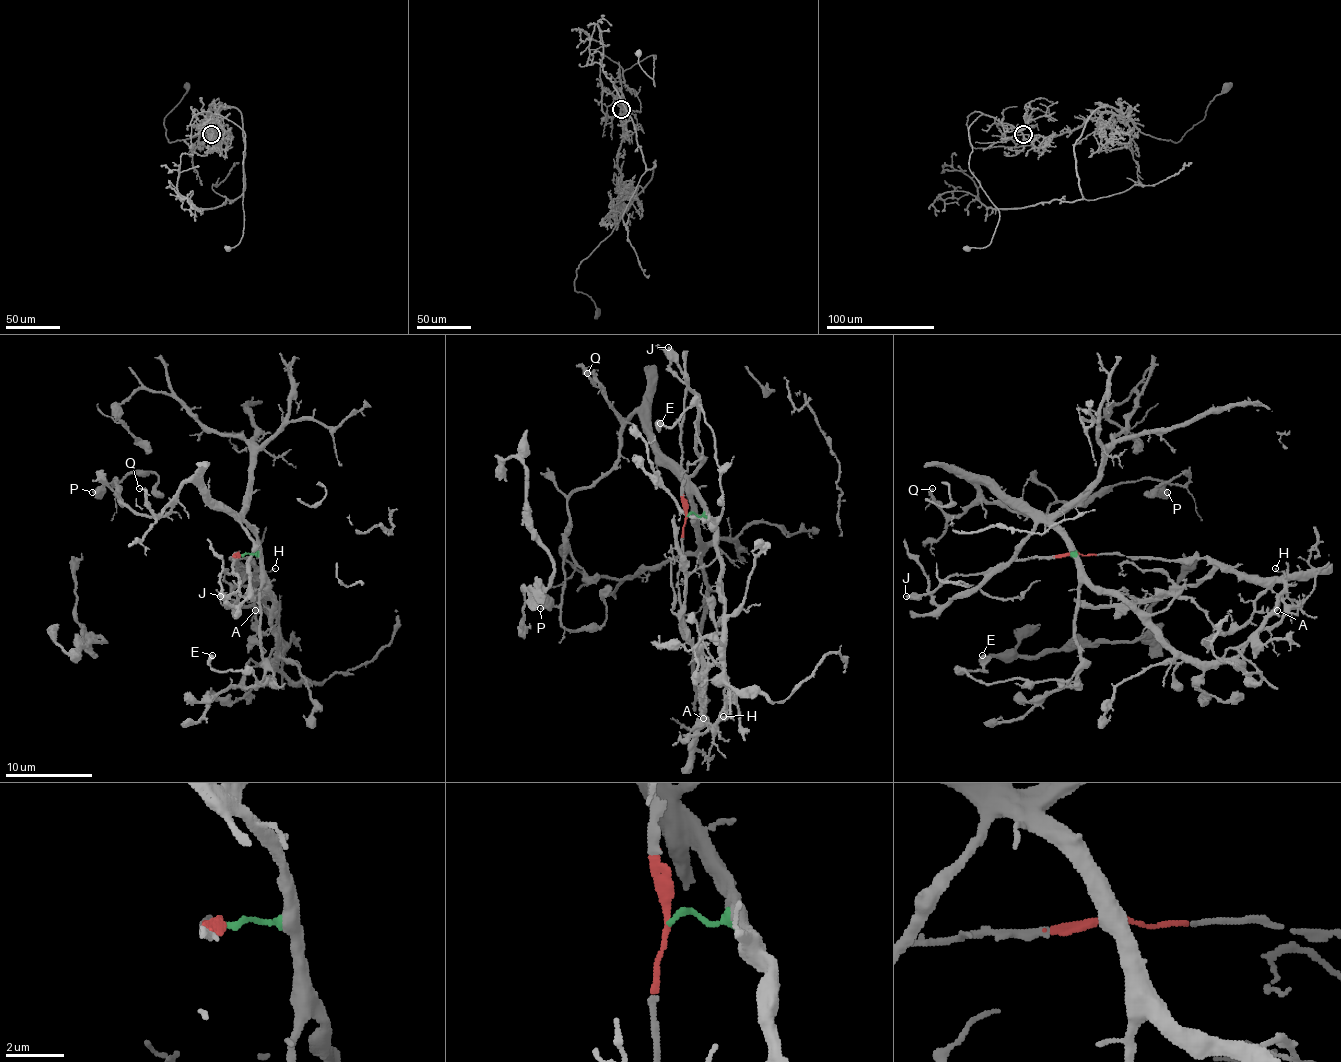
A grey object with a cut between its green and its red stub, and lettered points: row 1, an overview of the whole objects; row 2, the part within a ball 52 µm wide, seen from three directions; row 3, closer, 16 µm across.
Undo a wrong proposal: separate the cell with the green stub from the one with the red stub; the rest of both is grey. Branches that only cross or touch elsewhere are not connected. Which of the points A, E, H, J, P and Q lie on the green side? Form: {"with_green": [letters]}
{"with_green": ["E", "P", "Q"]}

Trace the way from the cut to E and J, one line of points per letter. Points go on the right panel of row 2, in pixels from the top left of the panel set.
E: (1075, 553), (1080, 665), (1073, 674), (1067, 680), (988, 682), (964, 672), (986, 672), (981, 654)
J: (1075, 553), (1008, 560), (979, 573), (946, 578), (929, 593), (905, 595)

